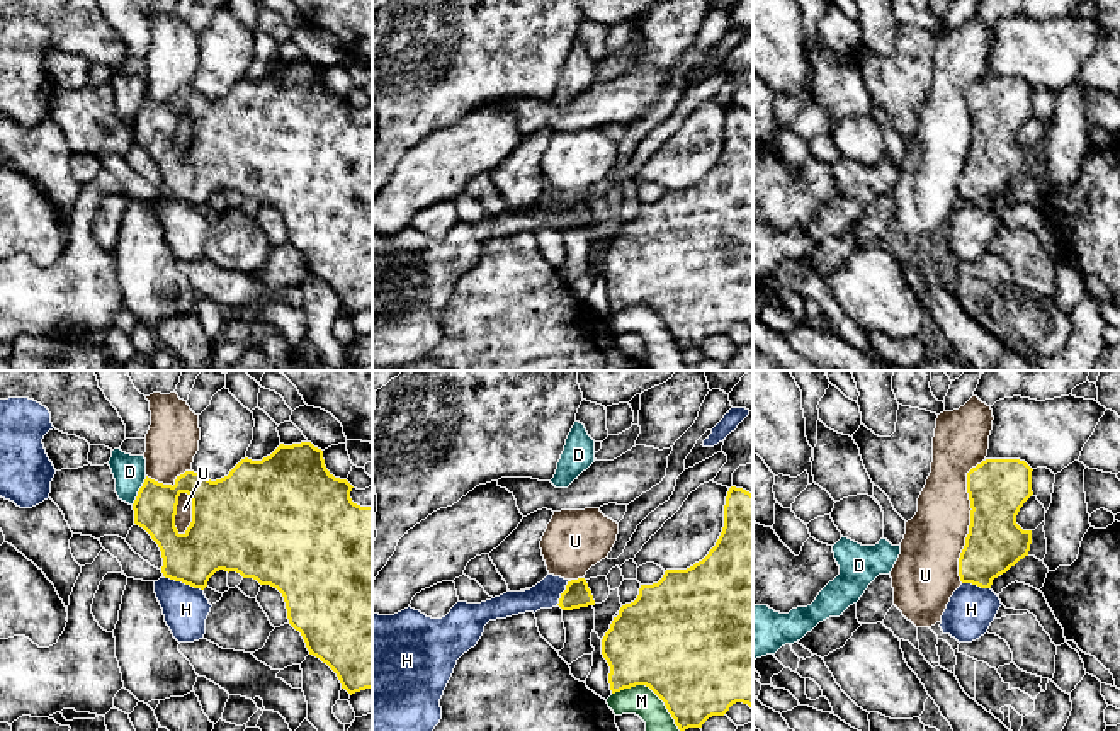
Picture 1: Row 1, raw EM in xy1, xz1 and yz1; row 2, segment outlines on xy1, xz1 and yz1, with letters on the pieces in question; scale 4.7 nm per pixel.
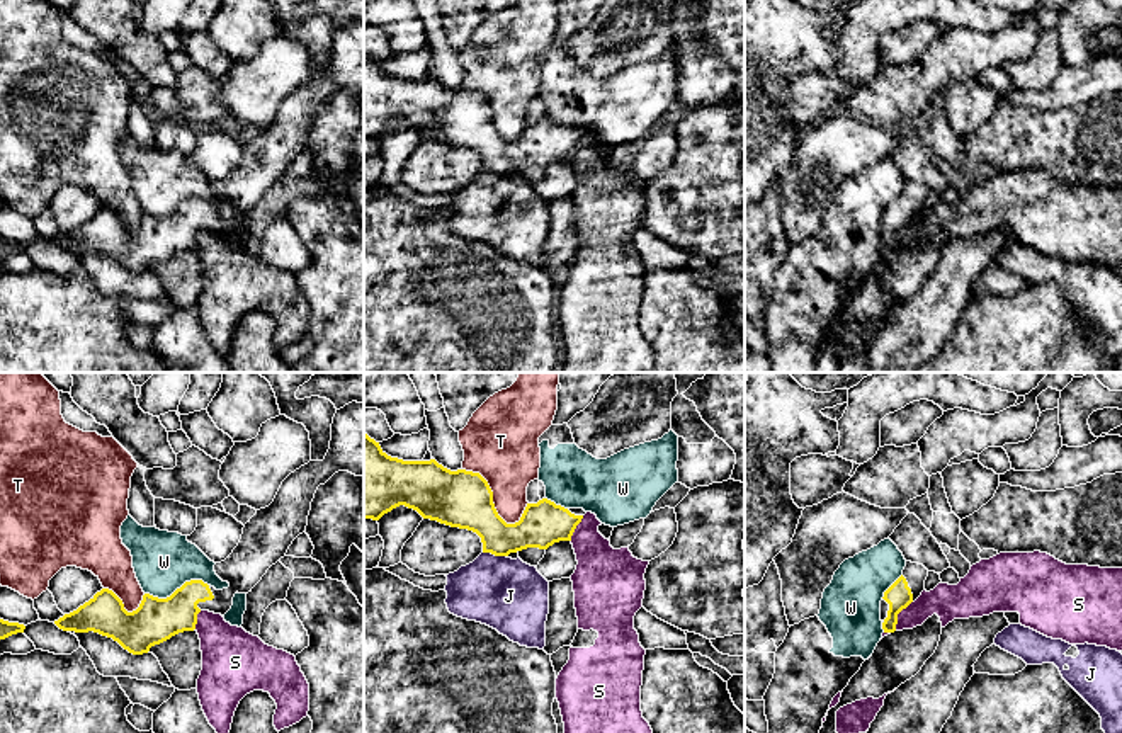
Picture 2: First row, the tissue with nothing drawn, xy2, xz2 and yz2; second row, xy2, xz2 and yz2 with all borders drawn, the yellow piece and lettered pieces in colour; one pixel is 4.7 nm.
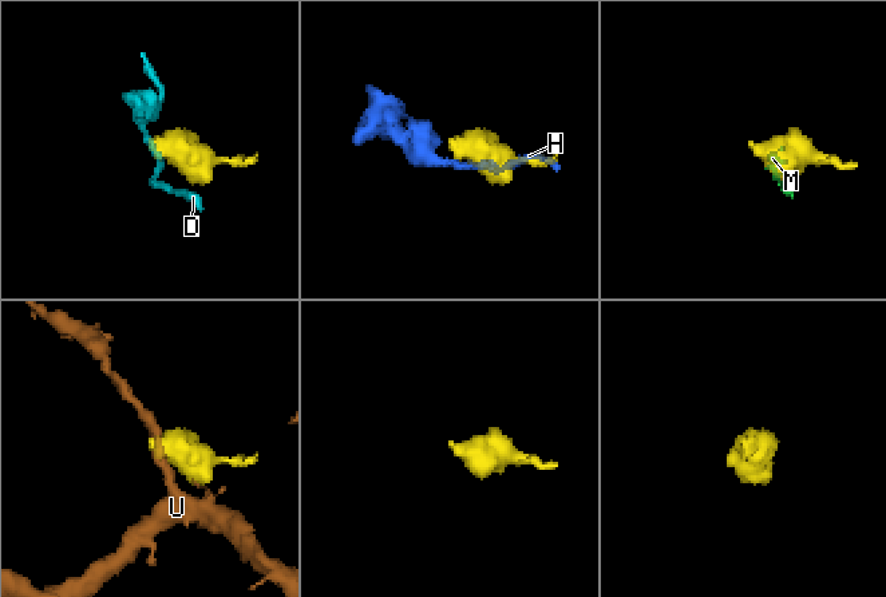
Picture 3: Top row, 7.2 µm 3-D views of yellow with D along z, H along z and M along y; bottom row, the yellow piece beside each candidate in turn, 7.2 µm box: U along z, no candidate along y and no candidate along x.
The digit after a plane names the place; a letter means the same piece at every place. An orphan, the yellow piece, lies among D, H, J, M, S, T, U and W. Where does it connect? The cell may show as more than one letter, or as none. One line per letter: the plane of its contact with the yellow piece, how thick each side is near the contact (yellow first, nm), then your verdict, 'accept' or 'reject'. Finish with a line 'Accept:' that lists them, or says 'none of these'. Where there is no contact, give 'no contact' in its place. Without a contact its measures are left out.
D: contact in xy1; calibres 200 and 160 nm; reject
H: contact in xy1; calibres 280 and 220 nm; reject
J: contact in xz2; calibres 200 and 340 nm; reject
M: contact in xz1; calibres 500 and 140 nm; reject
S: contact in yz2; calibres 120 and 160 nm; reject
T: contact in xz2; calibres 280 and 340 nm; reject
U: contact in yz1; calibres 280 and 280 nm; reject
W: contact in xy2; calibres 200 and 280 nm; reject
Accept: none of these

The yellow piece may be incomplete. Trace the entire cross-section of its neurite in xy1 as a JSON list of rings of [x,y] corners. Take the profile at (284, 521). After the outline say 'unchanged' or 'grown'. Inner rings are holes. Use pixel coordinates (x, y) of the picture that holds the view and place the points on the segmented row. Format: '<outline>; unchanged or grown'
[[[301,442],[292,445],[280,444],[270,456],[262,461],[241,459],[228,476],[211,481],[206,476],[185,471],[177,476],[175,484],[163,484],[146,476],[138,496],[133,503],[134,524],[143,527],[151,539],[158,544],[163,558],[161,573],[165,578],[182,581],[194,588],[204,590],[209,578],[219,571],[236,571],[243,578],[253,578],[260,585],[270,585],[277,588],[286,602],[289,624],[301,632],[309,654],[326,663],[338,677],[342,688],[350,695],[365,688],[372,688],[372,505],[360,507],[352,502],[352,484],[347,479],[335,478],[325,466],[323,450],[314,447],[311,442]],[[187,493],[192,500],[192,522],[184,534],[175,527],[175,515],[178,496]]]; unchanged

